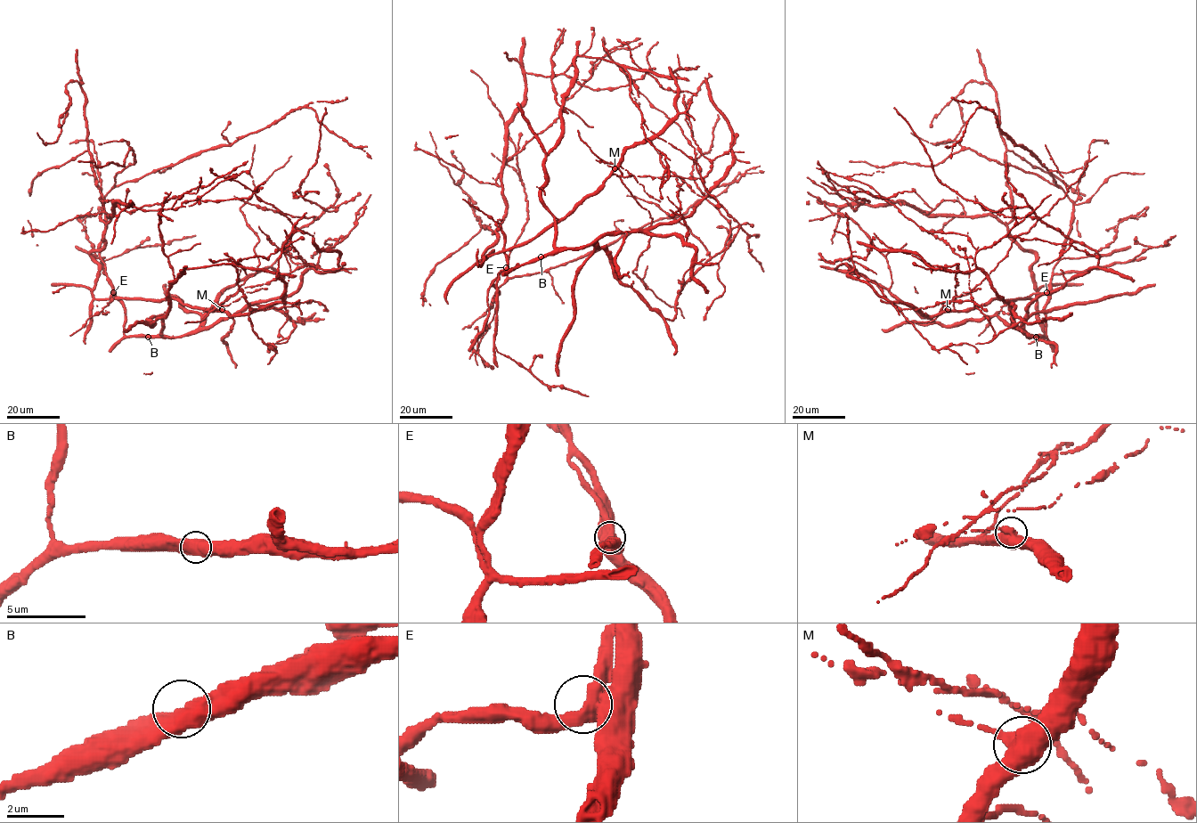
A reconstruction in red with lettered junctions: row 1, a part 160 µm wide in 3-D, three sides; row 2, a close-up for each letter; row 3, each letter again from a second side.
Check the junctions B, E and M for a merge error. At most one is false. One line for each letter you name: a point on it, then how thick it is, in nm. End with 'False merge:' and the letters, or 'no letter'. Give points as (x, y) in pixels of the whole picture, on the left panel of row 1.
M: at (222, 309); 550 nm thick
False merge: M

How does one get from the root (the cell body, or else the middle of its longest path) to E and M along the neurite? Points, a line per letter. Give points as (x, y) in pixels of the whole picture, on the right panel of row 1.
E: (1045, 337), (1046, 292)
M: (1045, 337), (1047, 293), (1033, 293), (1026, 298), (991, 298), (985, 304), (964, 311), (948, 309)

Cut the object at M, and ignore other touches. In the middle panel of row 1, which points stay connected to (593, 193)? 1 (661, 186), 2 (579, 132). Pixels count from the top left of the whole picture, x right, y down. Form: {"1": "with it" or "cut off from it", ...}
{"1": "with it", "2": "cut off from it"}

